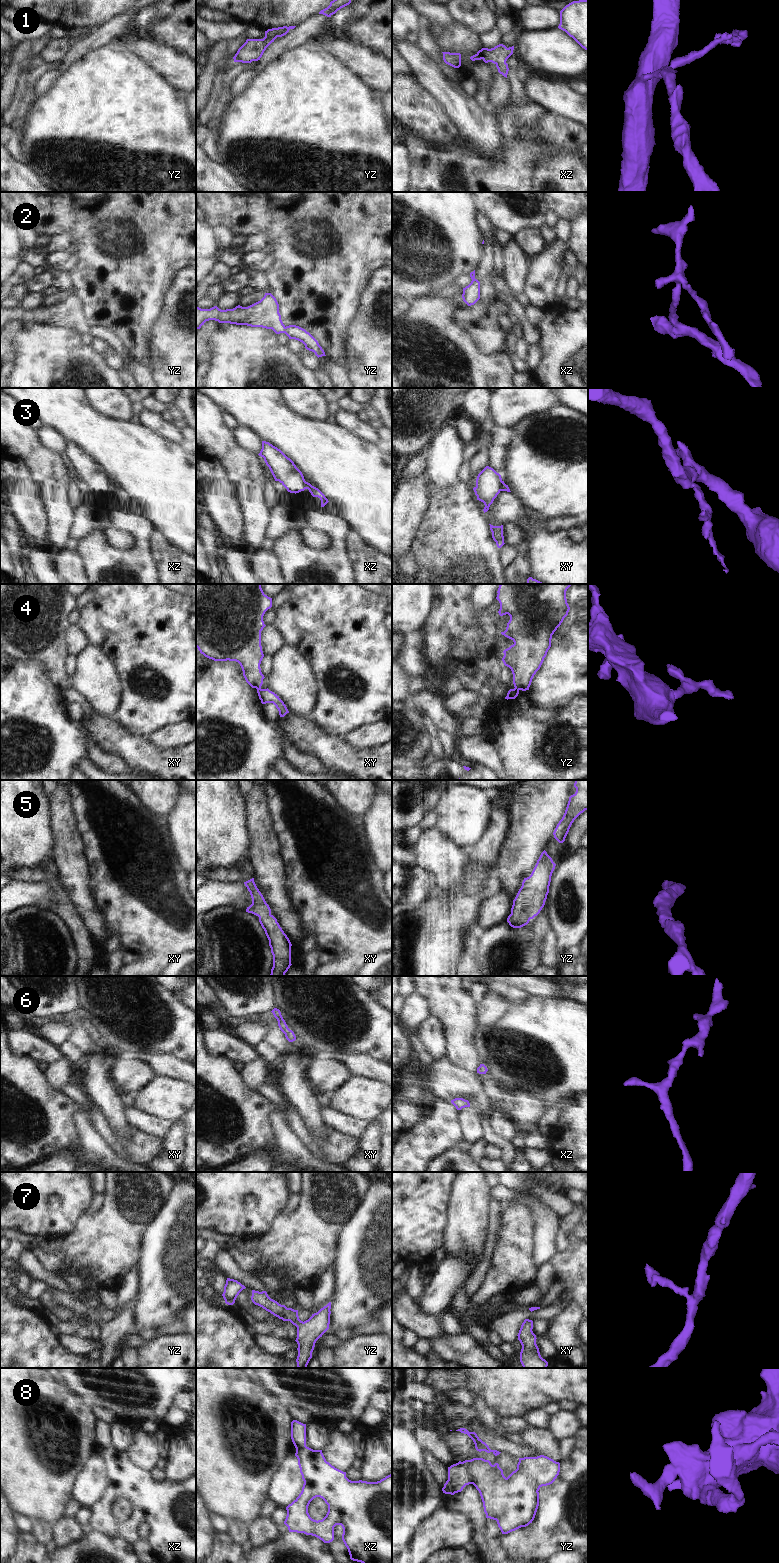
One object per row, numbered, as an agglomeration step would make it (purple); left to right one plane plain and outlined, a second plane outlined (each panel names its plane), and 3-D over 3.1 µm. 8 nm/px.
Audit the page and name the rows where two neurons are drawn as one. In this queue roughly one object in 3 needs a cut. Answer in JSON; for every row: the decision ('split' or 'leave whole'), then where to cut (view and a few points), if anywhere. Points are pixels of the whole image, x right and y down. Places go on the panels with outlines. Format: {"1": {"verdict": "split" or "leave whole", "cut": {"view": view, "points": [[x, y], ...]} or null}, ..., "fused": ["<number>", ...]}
{"1": {"verdict": "leave whole", "cut": null}, "2": {"verdict": "leave whole", "cut": null}, "3": {"verdict": "split", "cut": {"view": "xy", "points": [[502, 481], [500, 490]]}}, "4": {"verdict": "split", "cut": {"view": "xy", "points": [[260, 687], [257, 689]]}}, "5": {"verdict": "leave whole", "cut": null}, "6": {"verdict": "leave whole", "cut": null}, "7": {"verdict": "leave whole", "cut": null}, "8": {"verdict": "split", "cut": {"view": "yz", "points": [[461, 1462], [466, 1467], [472, 1483]]}}, "fused": ["3", "4", "8"]}

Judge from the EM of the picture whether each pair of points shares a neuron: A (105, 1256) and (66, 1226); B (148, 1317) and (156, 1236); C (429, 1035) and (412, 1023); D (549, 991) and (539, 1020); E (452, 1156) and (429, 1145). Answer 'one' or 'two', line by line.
A: two
B: one
C: two
D: two
E: two

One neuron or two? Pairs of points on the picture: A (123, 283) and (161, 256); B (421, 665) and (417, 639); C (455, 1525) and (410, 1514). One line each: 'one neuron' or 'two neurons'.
A: one neuron
B: one neuron
C: two neurons

